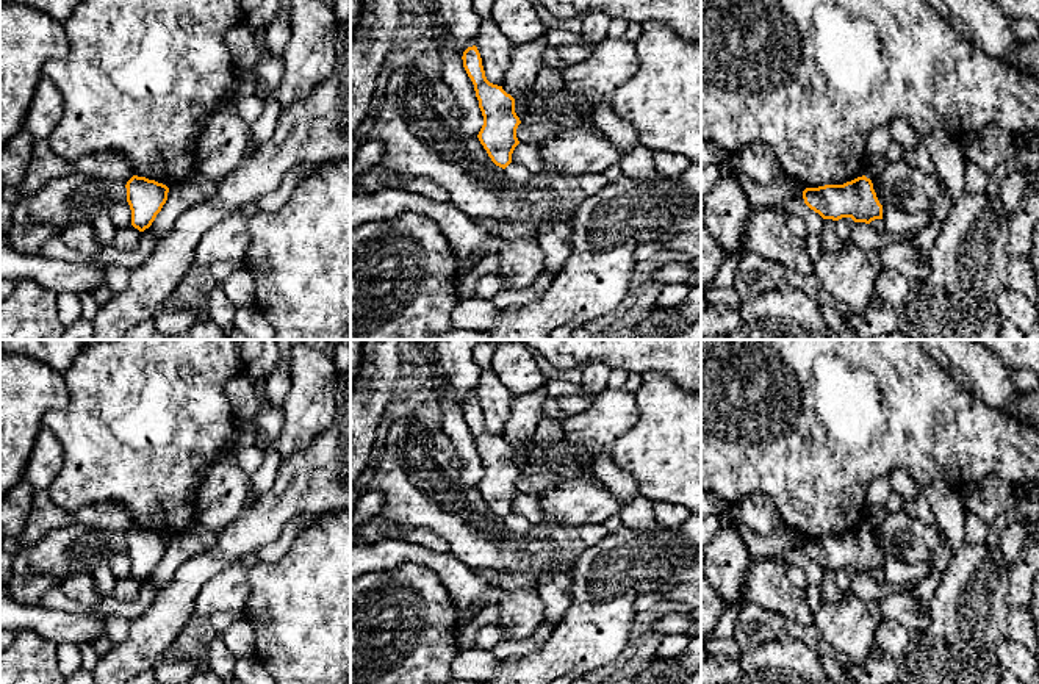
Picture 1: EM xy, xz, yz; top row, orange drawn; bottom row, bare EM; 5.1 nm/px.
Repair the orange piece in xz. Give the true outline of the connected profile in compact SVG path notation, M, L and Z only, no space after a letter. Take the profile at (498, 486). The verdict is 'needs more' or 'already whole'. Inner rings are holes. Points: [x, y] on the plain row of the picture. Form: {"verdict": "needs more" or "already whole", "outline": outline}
{"verdict": "already whole", "outline": "M476 396L463 402L463 418L471 429L484 466L484 476L477 485L491 512L505 520L512 513L512 504L520 495L516 479L521 474L515 463L515 449L502 437L487 430L482 409Z"}

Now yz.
{"verdict": "already whole", "outline": "M865 526L843 535L806 538L803 549L823 570L851 568L854 573L865 574L883 570L883 556L876 548L872 531Z"}

